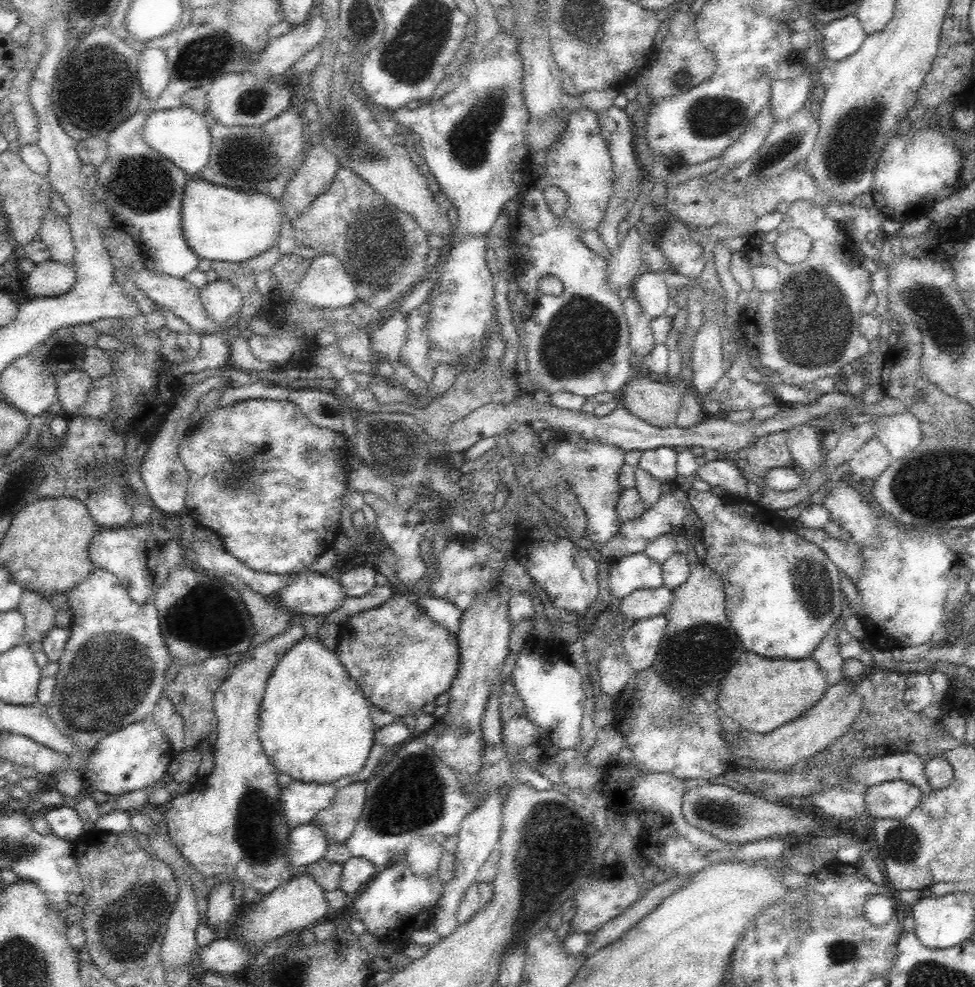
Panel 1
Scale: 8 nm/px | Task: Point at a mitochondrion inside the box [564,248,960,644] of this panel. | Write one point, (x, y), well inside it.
(816, 293)

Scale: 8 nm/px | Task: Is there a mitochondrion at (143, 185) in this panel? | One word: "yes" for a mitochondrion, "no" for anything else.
yes

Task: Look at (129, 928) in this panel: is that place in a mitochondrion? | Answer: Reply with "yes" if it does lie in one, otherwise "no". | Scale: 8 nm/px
yes

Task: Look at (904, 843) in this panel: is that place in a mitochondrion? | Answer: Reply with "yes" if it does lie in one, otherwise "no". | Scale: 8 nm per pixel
yes

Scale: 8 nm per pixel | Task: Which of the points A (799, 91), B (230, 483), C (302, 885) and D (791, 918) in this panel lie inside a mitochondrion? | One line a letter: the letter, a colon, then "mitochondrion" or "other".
A: other
B: mitochondrion
C: other
D: other

